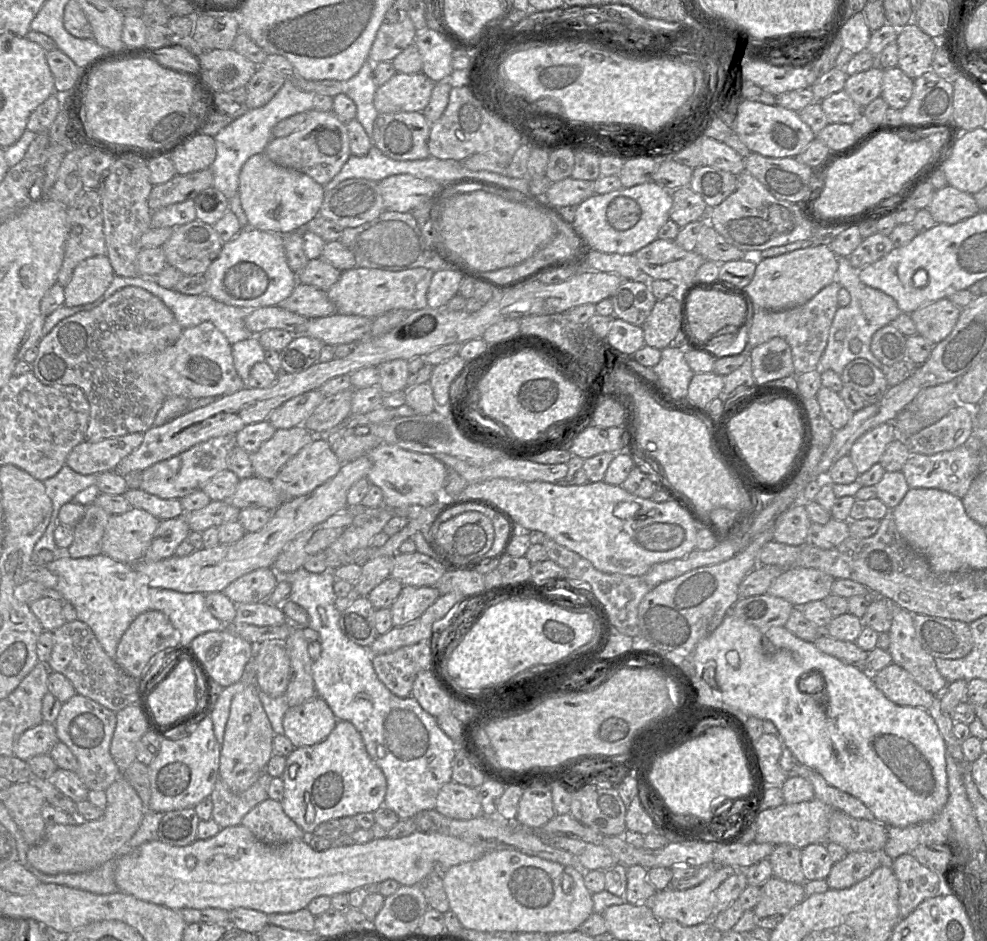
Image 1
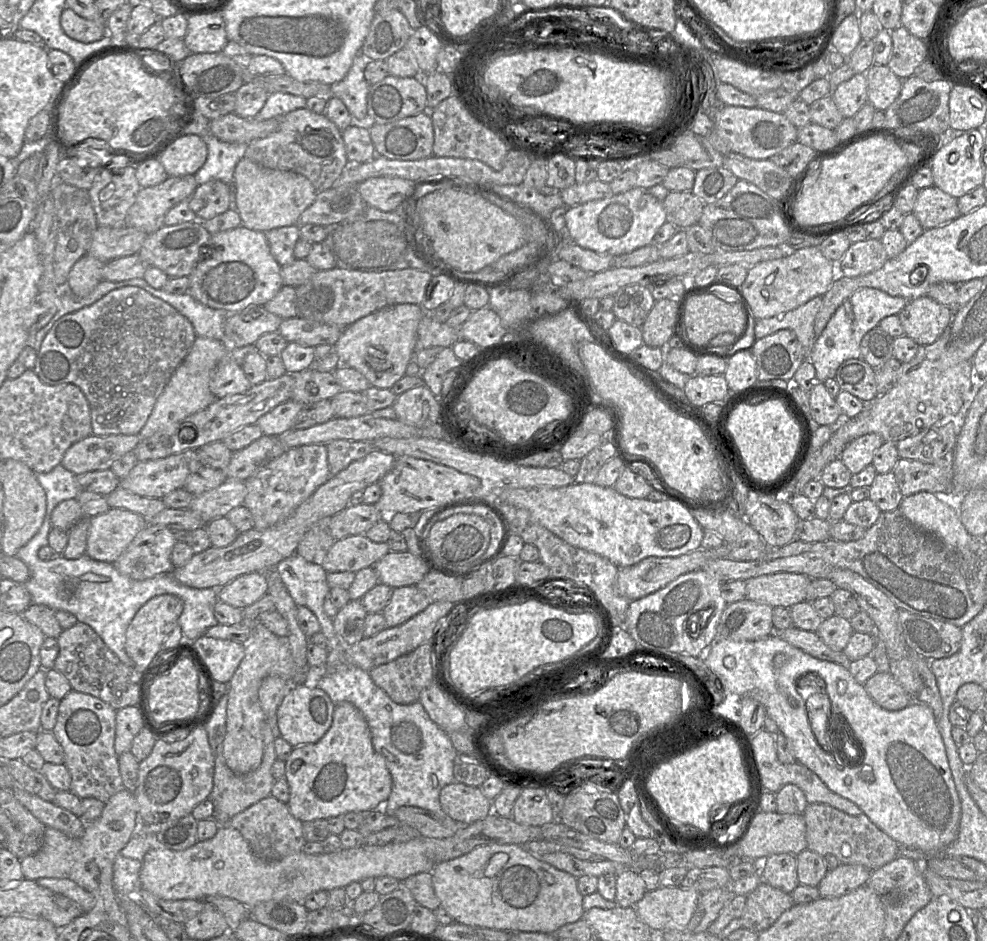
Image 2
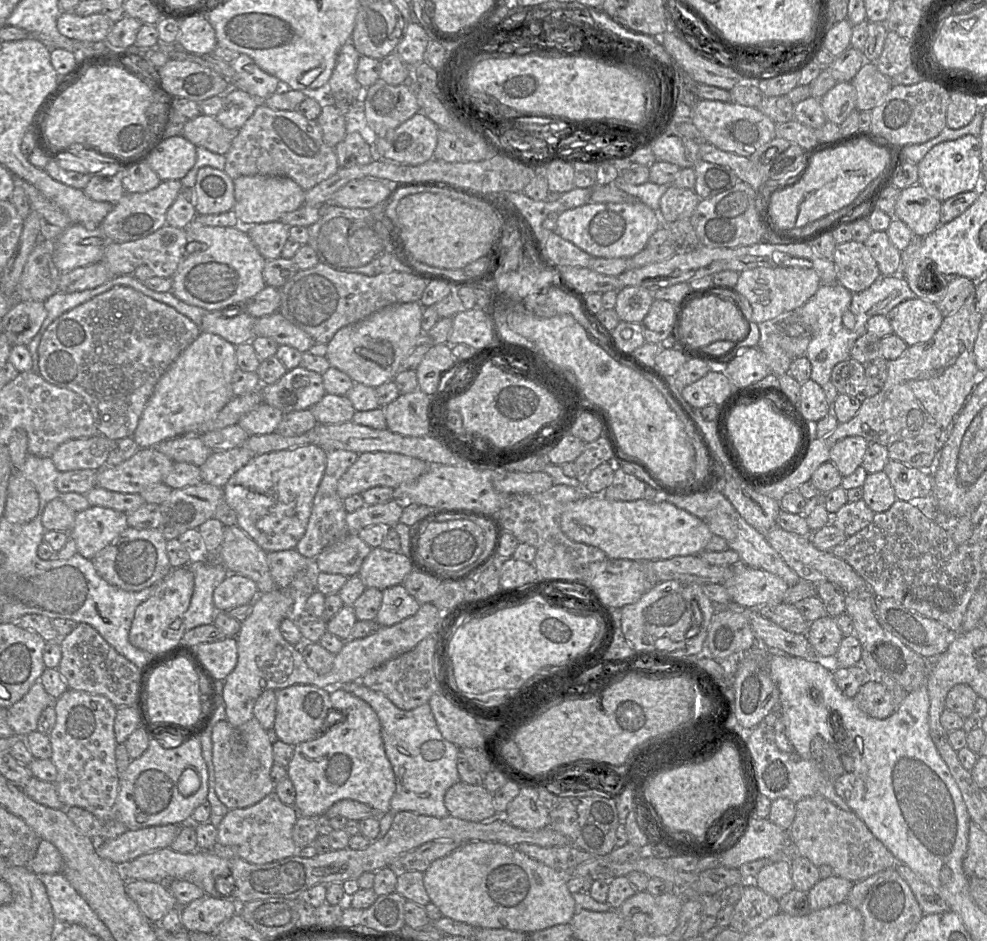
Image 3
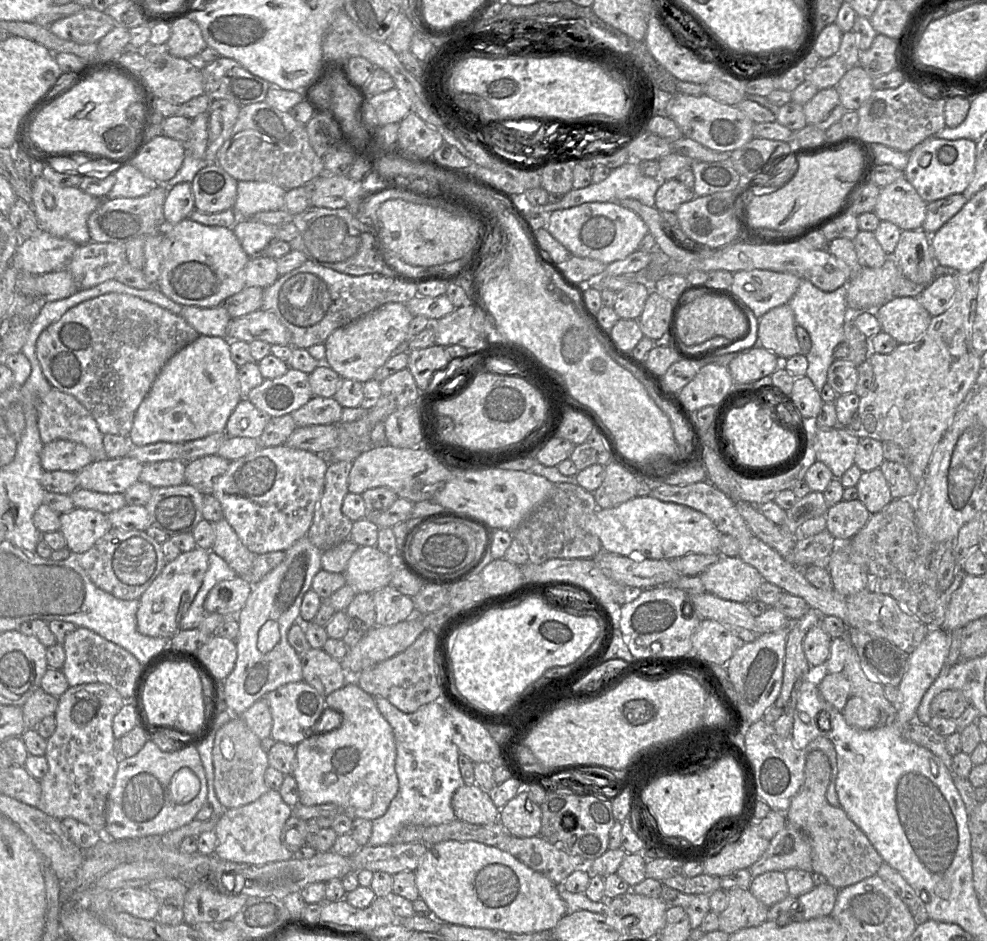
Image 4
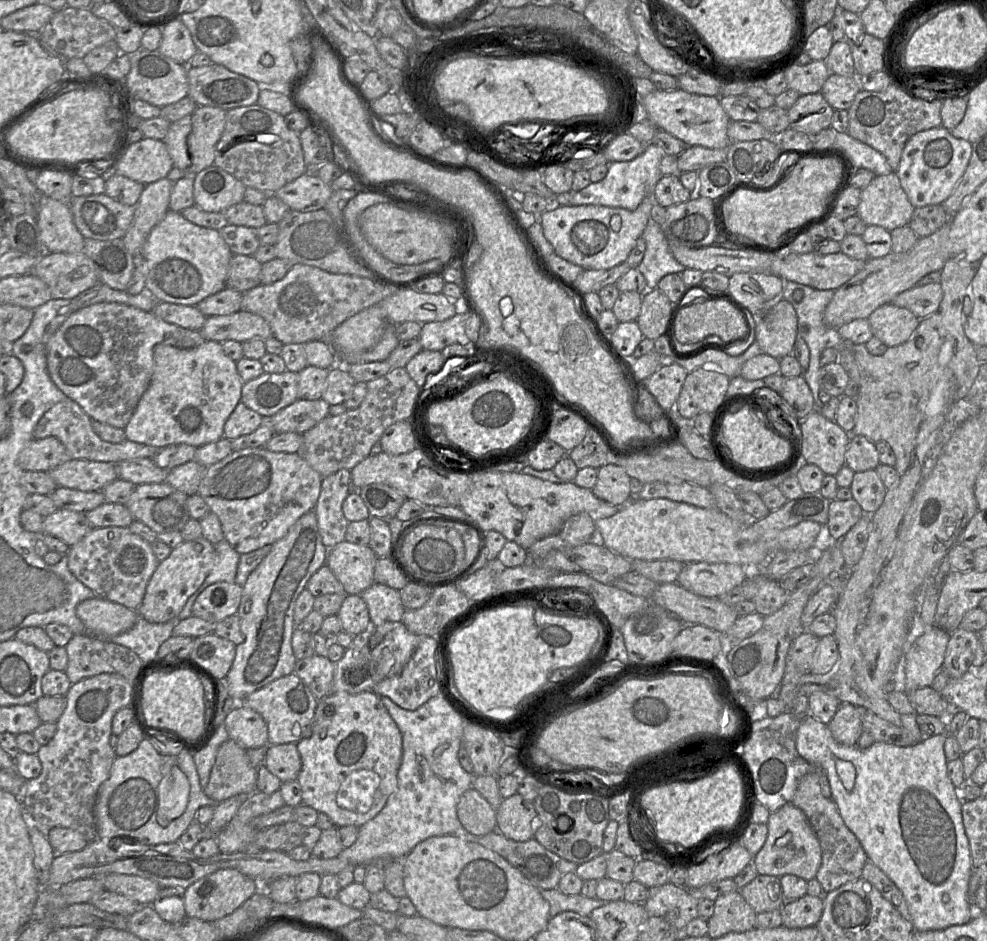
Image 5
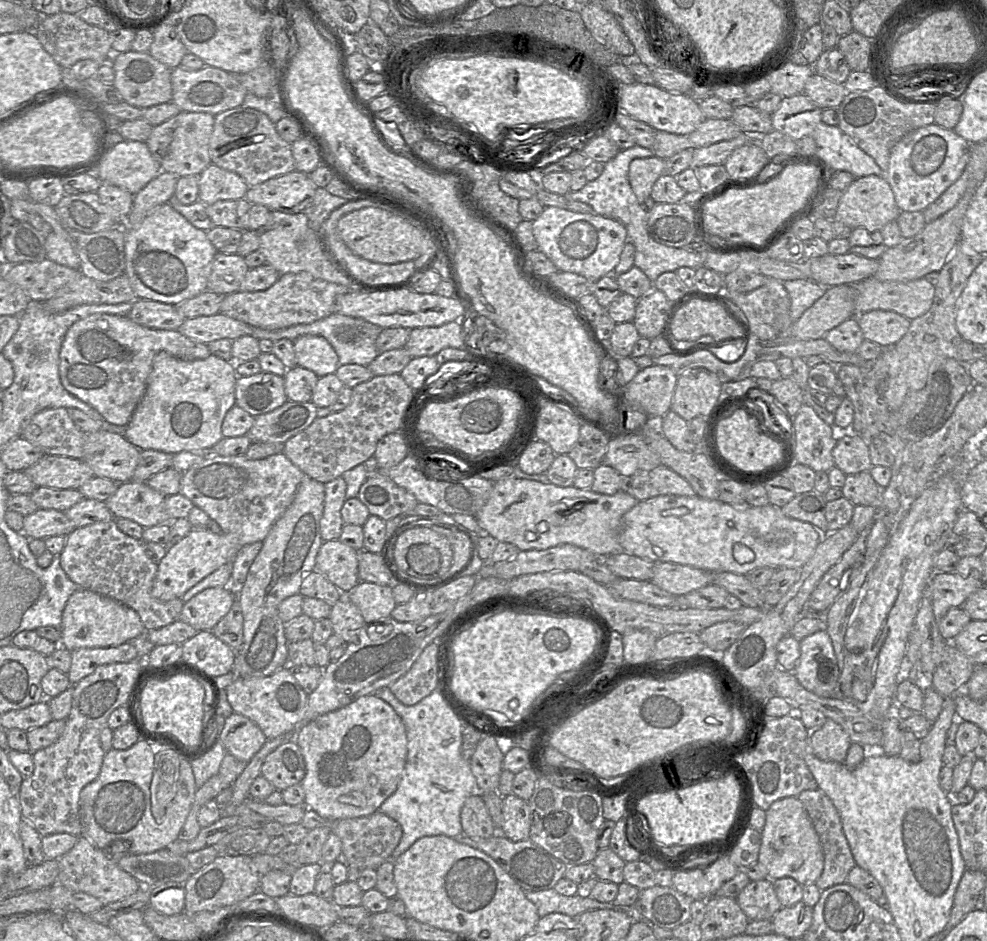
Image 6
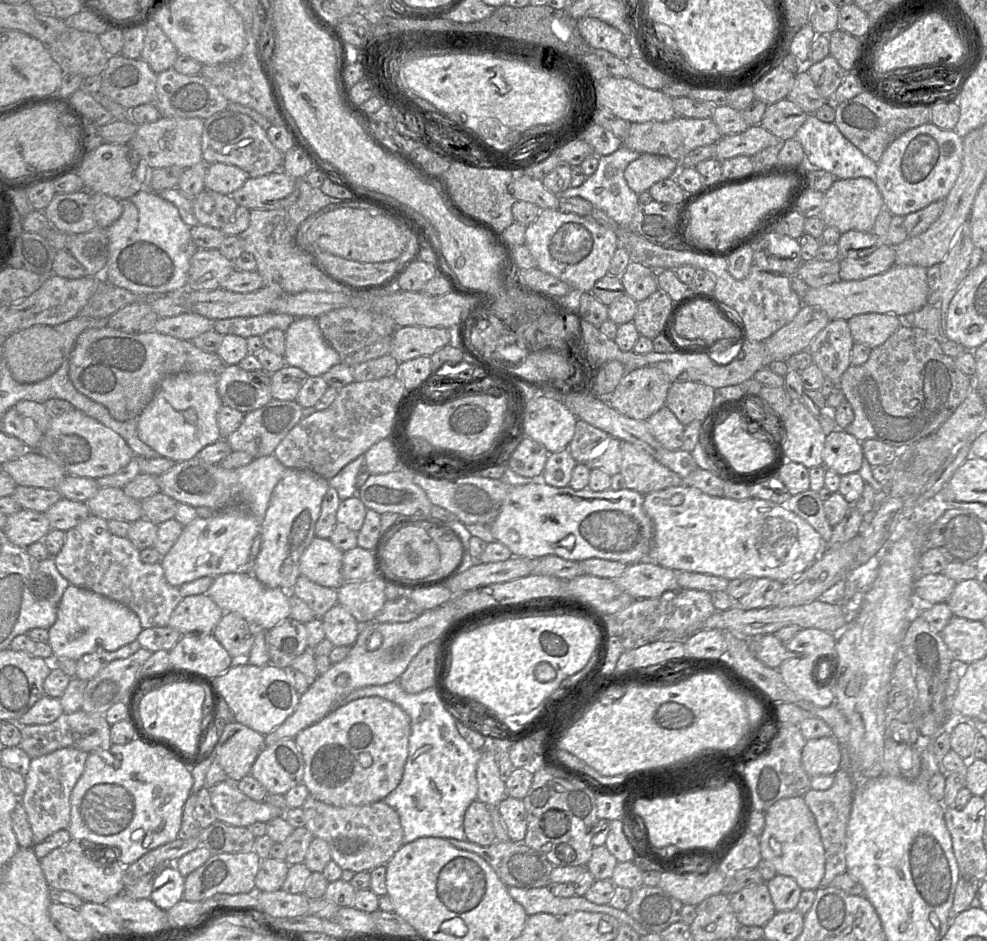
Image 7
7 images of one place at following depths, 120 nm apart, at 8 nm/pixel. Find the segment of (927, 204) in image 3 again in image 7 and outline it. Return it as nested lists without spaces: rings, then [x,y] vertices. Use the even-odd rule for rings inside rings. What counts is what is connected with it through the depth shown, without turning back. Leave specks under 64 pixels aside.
[[[869,178],[836,179],[824,193],[824,208],[819,217],[826,226],[836,228],[841,234],[849,230],[871,232],[884,201],[876,183]]]

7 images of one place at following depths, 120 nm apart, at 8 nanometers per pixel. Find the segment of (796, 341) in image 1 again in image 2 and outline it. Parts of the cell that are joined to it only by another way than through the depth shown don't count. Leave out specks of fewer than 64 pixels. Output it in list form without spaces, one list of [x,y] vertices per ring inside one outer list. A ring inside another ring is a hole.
[[[822,296],[814,297],[805,304],[773,317],[757,319],[755,324],[755,338],[761,339],[781,329],[795,332],[804,348],[806,359],[812,351],[816,341],[814,321],[822,304]]]

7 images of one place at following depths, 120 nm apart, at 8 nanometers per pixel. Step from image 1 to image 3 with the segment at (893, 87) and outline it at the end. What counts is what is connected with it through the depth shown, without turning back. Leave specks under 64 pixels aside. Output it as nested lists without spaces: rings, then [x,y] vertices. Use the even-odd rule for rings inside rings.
[[[865,62],[850,81],[856,91],[856,110],[871,111],[881,105],[892,85],[873,62]]]

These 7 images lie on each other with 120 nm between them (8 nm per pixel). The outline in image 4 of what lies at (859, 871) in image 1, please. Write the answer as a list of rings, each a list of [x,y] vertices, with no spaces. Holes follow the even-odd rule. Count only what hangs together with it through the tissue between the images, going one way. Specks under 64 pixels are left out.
[[[826,884],[814,887],[810,892],[799,896],[798,918],[795,920],[810,920],[830,916],[839,890]]]

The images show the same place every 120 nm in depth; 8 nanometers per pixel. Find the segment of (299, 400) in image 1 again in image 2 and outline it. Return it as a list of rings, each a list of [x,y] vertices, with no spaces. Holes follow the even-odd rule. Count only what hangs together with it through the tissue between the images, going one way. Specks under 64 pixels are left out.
[[[290,399],[261,416],[256,424],[264,435],[278,436],[293,428],[294,419],[304,406],[305,404]]]

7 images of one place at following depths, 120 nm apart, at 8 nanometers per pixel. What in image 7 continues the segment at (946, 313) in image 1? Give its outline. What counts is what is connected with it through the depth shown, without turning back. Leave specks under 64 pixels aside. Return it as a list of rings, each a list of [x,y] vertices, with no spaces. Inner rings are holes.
[[[881,313],[855,315],[847,322],[854,343],[871,349],[882,345],[904,323],[894,314]]]

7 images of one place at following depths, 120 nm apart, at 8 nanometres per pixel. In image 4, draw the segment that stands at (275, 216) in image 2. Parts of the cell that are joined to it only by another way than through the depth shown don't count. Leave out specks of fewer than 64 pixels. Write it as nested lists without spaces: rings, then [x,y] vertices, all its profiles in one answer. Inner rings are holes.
[[[238,181],[233,210],[240,218],[250,218],[262,211],[281,210],[285,194],[285,189],[273,183]]]

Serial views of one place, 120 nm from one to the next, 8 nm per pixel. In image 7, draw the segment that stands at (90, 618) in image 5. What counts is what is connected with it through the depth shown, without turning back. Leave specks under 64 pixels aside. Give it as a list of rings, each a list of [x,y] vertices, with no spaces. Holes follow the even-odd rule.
[[[70,584],[58,605],[57,619],[48,630],[48,644],[53,658],[77,661],[96,650],[115,651],[137,640],[142,630],[139,617],[125,605]]]

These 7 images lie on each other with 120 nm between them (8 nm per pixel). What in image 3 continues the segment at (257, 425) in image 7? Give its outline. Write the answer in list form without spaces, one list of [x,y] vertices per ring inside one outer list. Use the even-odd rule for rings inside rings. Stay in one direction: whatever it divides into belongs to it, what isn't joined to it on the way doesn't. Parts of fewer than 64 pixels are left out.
[[[328,393],[309,409],[318,424],[340,424],[352,421],[356,411],[346,395]]]

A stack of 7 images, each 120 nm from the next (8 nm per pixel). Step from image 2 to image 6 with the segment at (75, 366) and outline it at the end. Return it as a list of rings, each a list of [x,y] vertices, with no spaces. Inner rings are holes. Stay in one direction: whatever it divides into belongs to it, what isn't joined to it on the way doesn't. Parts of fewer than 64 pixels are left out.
[[[92,314],[76,321],[65,334],[59,354],[60,381],[70,394],[92,406],[107,422],[127,426],[145,394],[153,358],[160,351],[186,361],[205,359],[211,354],[207,344],[194,341],[178,330],[147,328],[133,322],[127,316]]]

